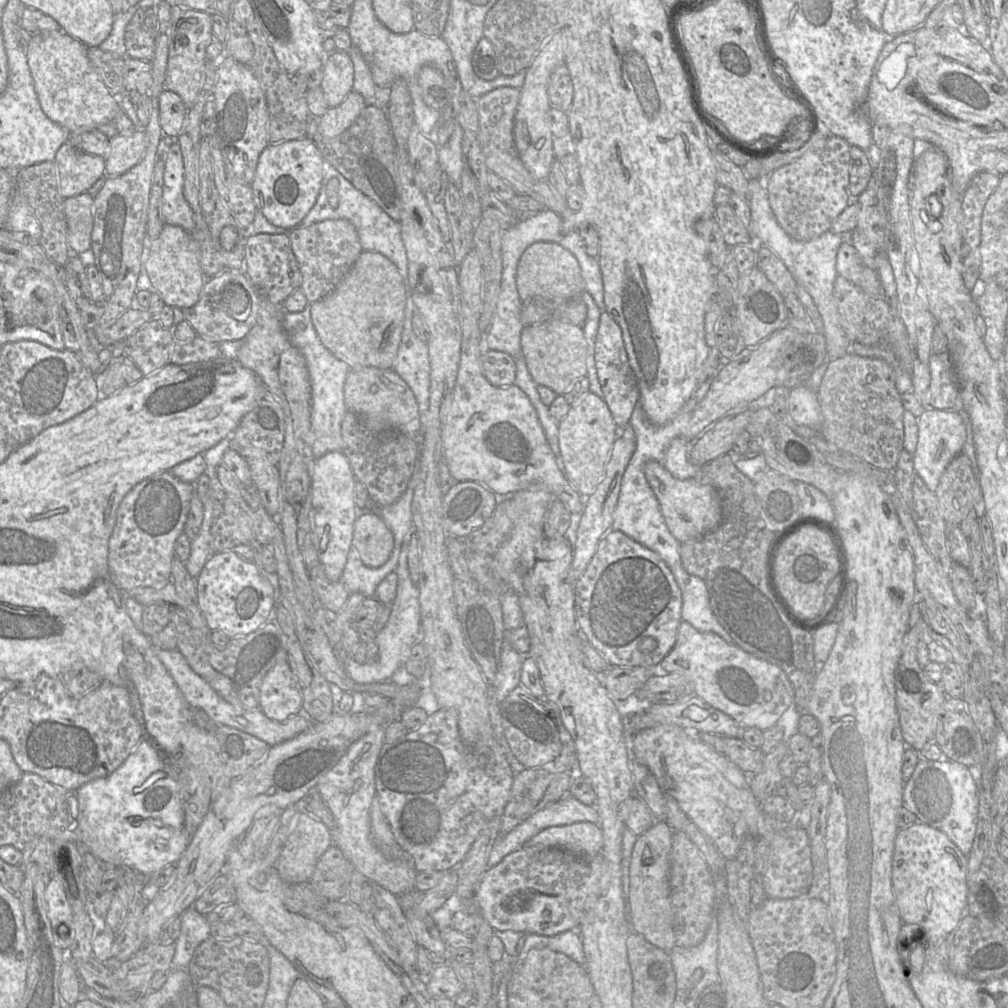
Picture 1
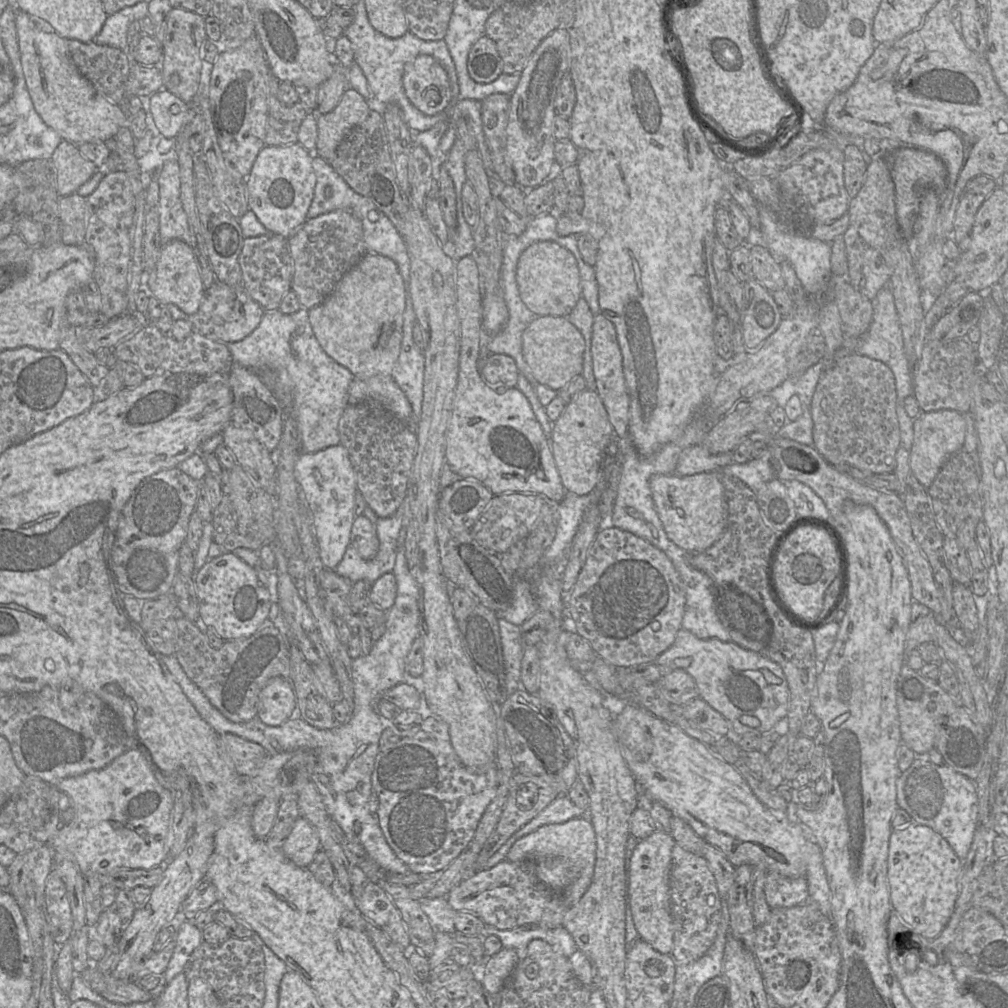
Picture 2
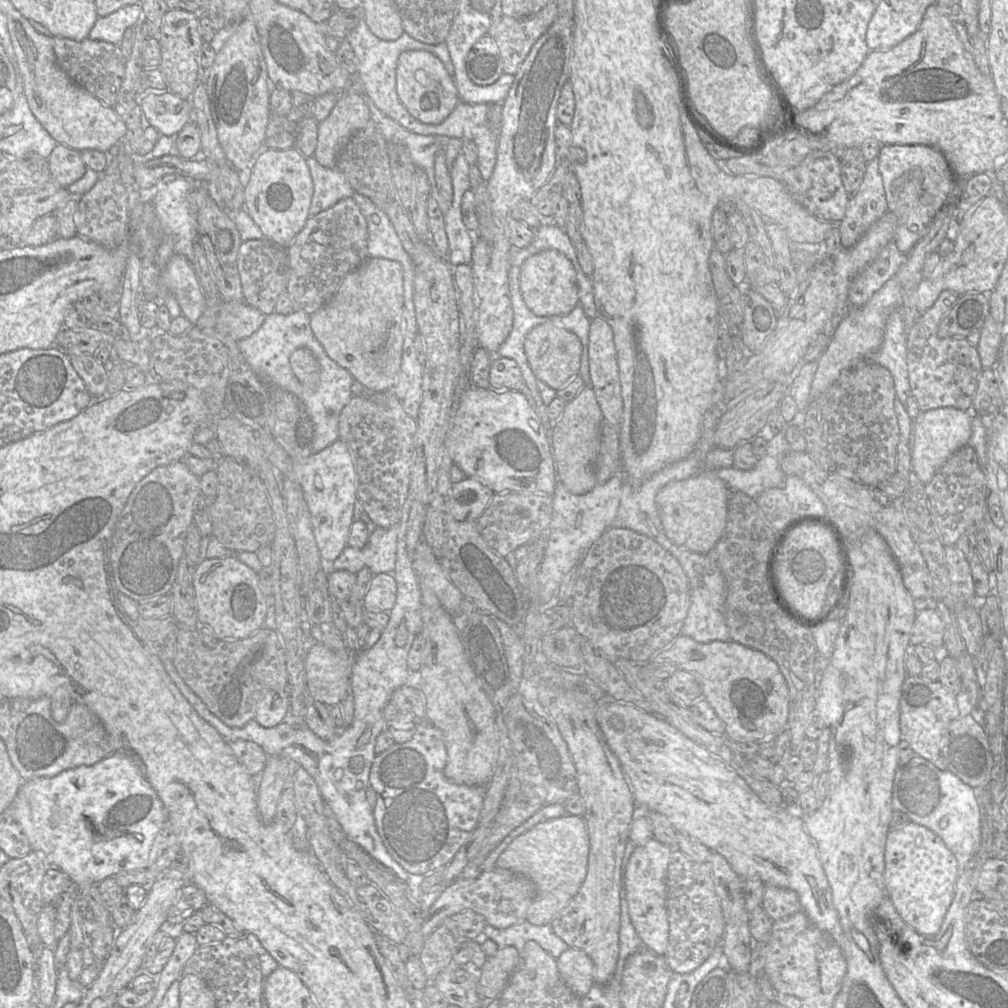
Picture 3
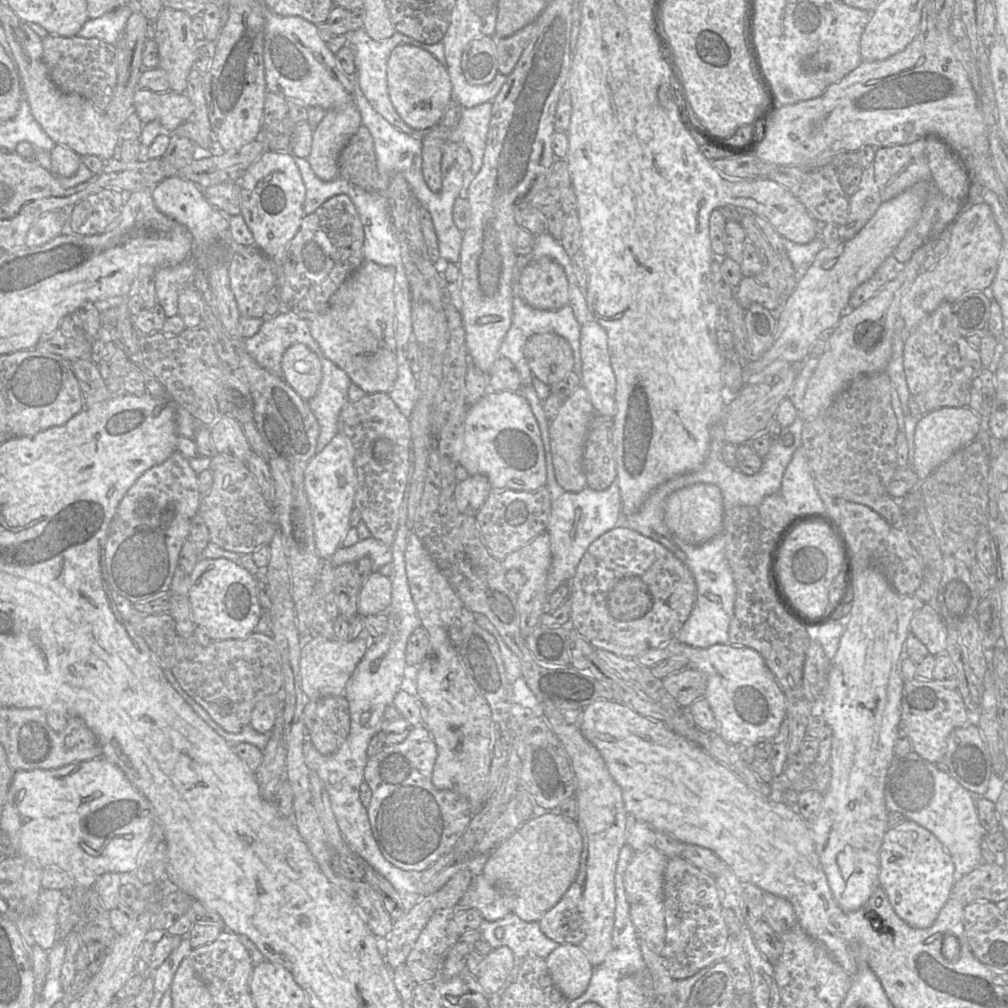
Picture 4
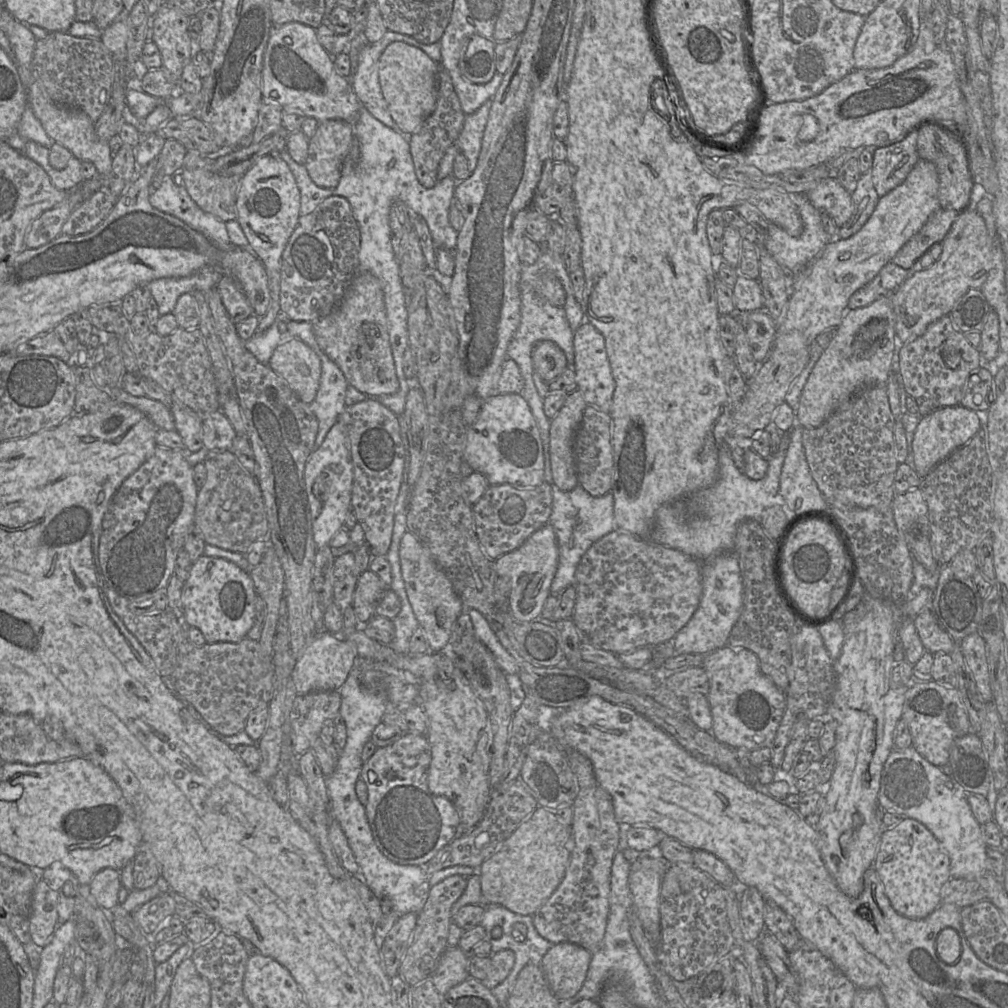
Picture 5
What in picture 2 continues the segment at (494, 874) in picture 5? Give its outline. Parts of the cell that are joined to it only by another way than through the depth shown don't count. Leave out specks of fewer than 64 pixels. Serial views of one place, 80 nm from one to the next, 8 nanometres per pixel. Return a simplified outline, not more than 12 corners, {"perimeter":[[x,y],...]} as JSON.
{"perimeter":[[585,815],[519,838],[506,860],[536,862],[572,906],[591,883],[595,832]]}

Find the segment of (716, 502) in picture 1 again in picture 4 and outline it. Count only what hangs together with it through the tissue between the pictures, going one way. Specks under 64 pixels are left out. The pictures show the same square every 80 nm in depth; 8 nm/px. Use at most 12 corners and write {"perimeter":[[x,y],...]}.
{"perimeter":[[695,483],[665,500],[665,523],[690,545],[723,529],[723,496]]}

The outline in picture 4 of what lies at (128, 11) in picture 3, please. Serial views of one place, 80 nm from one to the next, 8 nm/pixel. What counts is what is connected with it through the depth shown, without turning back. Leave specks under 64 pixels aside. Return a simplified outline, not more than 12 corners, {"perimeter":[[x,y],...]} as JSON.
{"perimeter":[[121,6],[88,19],[78,32],[116,44],[136,10]]}

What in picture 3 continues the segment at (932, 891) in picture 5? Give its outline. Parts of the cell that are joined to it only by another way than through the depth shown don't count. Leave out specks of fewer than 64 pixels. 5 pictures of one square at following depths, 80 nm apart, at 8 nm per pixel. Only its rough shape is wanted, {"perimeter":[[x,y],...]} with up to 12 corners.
{"perimeter":[[909,821],[888,832],[883,883],[901,919],[935,935],[954,854]]}

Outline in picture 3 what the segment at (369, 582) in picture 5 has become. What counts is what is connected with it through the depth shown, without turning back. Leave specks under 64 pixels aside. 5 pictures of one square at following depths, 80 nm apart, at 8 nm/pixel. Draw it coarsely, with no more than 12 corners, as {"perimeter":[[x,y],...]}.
{"perimeter":[[374,575],[364,610],[389,612],[395,604],[392,575]]}

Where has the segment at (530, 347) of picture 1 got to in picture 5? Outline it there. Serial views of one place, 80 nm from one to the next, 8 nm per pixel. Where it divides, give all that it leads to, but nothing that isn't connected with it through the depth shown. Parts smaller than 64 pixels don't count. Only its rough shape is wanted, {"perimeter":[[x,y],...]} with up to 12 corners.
{"perimeter":[[549,340],[532,351],[535,371],[545,382],[567,368],[563,350]]}

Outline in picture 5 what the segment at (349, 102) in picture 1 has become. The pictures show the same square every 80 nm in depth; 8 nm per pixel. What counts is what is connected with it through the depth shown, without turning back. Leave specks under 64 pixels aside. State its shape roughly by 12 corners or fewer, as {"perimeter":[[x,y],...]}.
{"perimeter":[[320,122],[305,166],[321,188],[335,188],[354,124]]}

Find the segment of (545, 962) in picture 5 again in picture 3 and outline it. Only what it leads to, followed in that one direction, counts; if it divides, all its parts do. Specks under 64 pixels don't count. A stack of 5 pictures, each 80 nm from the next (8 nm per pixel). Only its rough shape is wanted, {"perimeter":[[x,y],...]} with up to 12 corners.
{"perimeter":[[568,947],[556,959],[561,977],[583,998],[594,981],[594,964]]}

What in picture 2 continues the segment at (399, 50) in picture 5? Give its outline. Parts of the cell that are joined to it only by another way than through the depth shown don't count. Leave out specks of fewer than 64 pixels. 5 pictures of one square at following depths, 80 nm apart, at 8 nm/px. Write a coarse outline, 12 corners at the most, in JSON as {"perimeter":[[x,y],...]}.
{"perimeter":[[430,55],[407,63],[402,83],[426,115],[452,103],[448,75]]}

